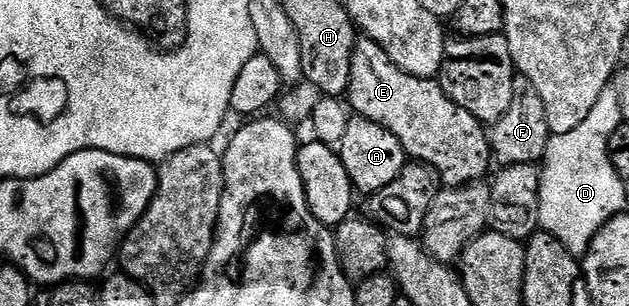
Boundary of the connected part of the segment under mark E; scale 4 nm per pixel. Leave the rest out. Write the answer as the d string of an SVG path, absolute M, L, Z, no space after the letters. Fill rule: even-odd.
M361 38L353 50L347 100L356 115L391 130L403 142L406 157L432 169L442 185L462 188L484 181L488 177L489 160L491 164L486 125L456 105L436 79L429 79L433 78L407 74L389 60L376 39Z

